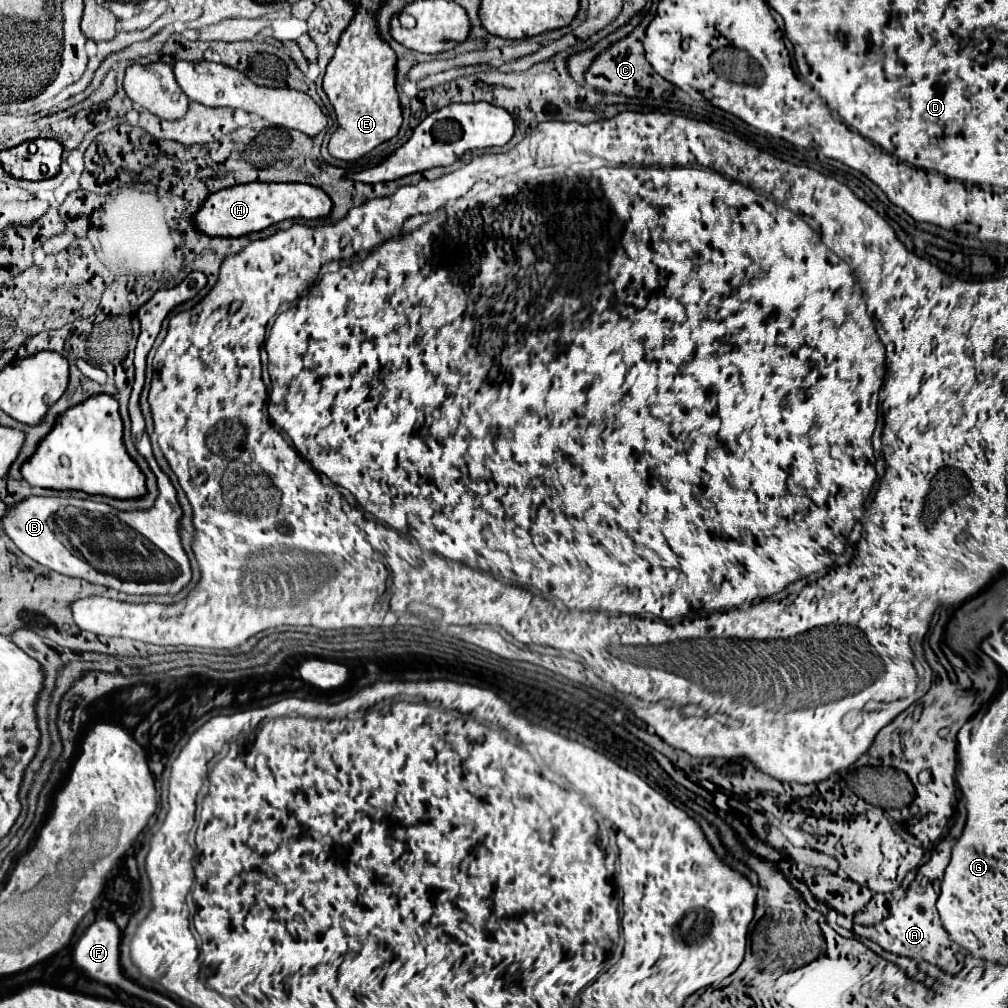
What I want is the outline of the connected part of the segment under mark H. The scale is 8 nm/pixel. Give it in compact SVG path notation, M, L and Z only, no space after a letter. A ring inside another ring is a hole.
M245 183L221 189L203 203L195 215L195 225L201 233L213 237L241 237L253 231L261 231L283 219L319 219L329 217L333 201L329 195L307 183Z

